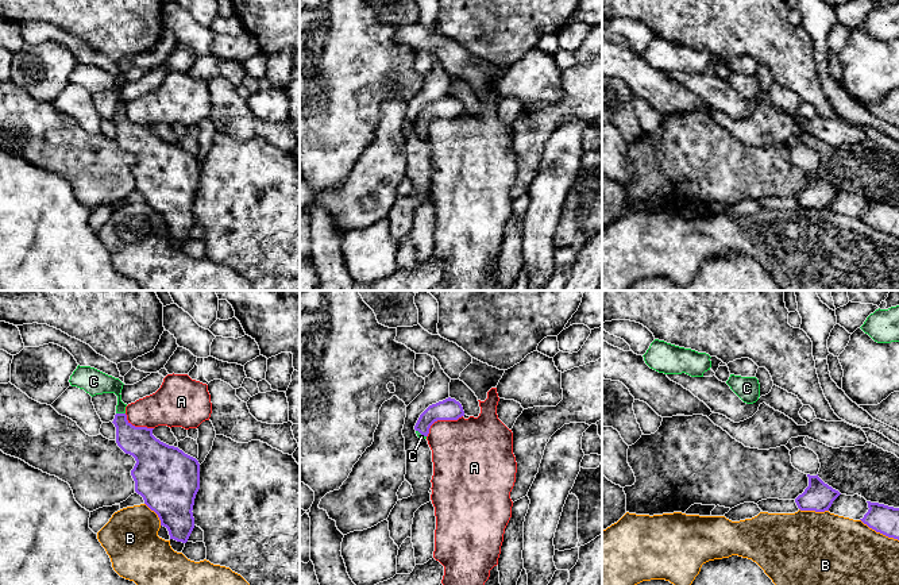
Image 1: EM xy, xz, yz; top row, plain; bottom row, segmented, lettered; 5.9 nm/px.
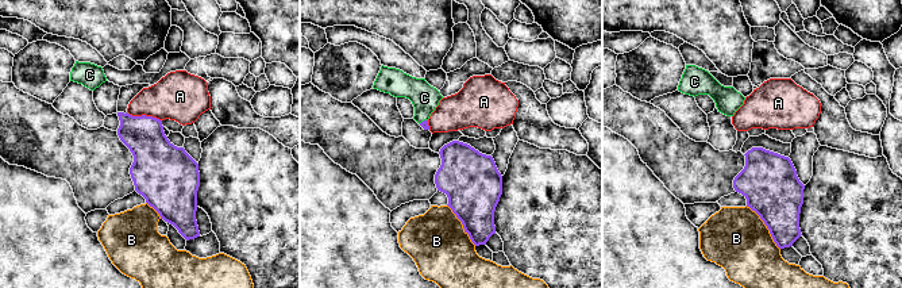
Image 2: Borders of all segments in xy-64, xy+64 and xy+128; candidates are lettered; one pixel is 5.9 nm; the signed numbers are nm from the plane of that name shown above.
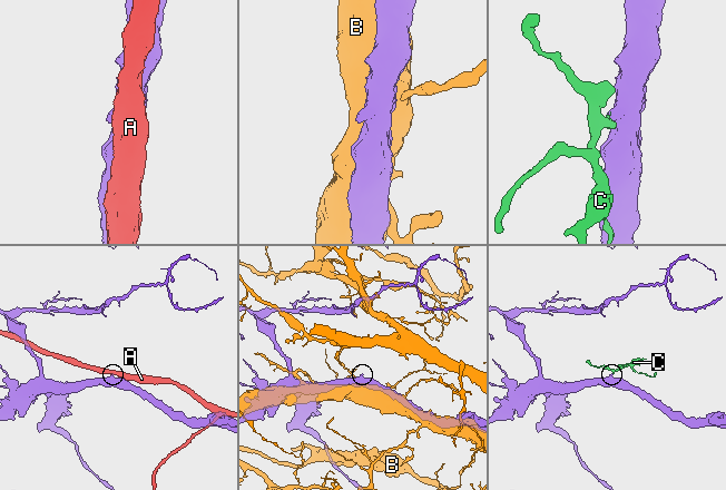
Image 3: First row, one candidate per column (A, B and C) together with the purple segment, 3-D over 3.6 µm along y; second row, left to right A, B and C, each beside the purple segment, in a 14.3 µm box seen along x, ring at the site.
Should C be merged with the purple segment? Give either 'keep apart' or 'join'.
join

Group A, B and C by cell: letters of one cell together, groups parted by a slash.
A / B / C

